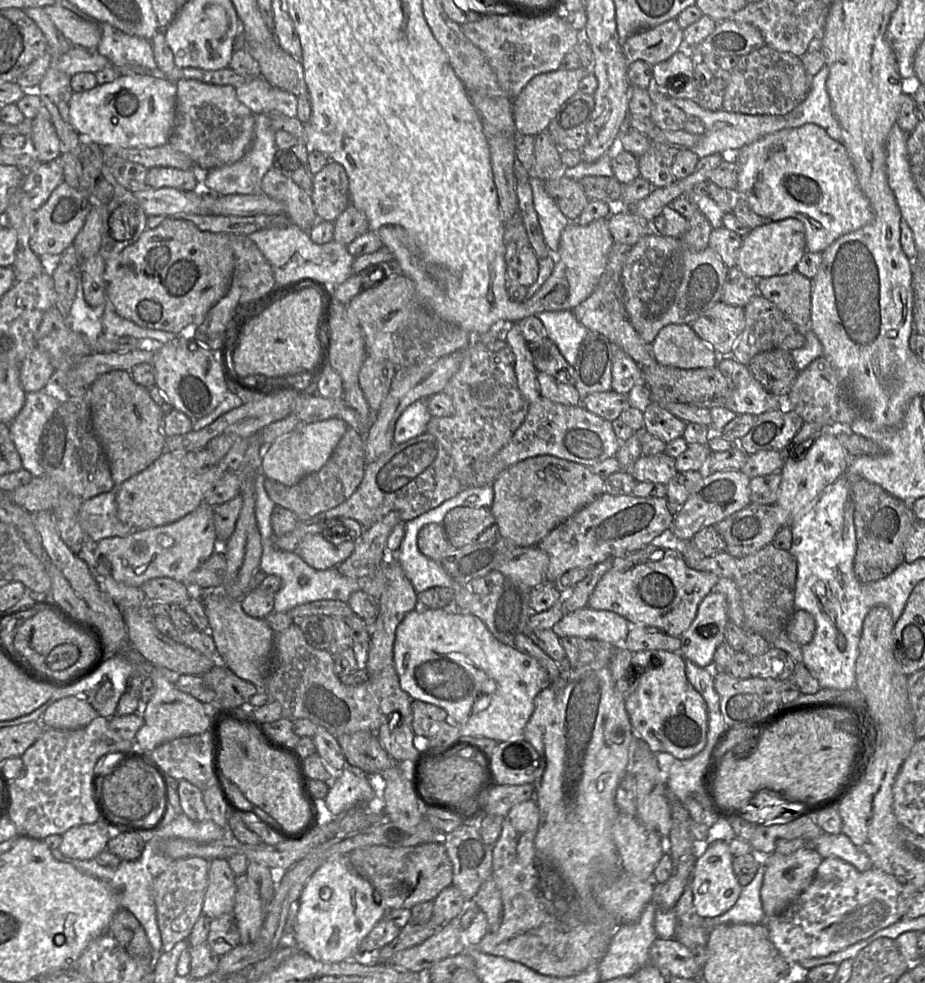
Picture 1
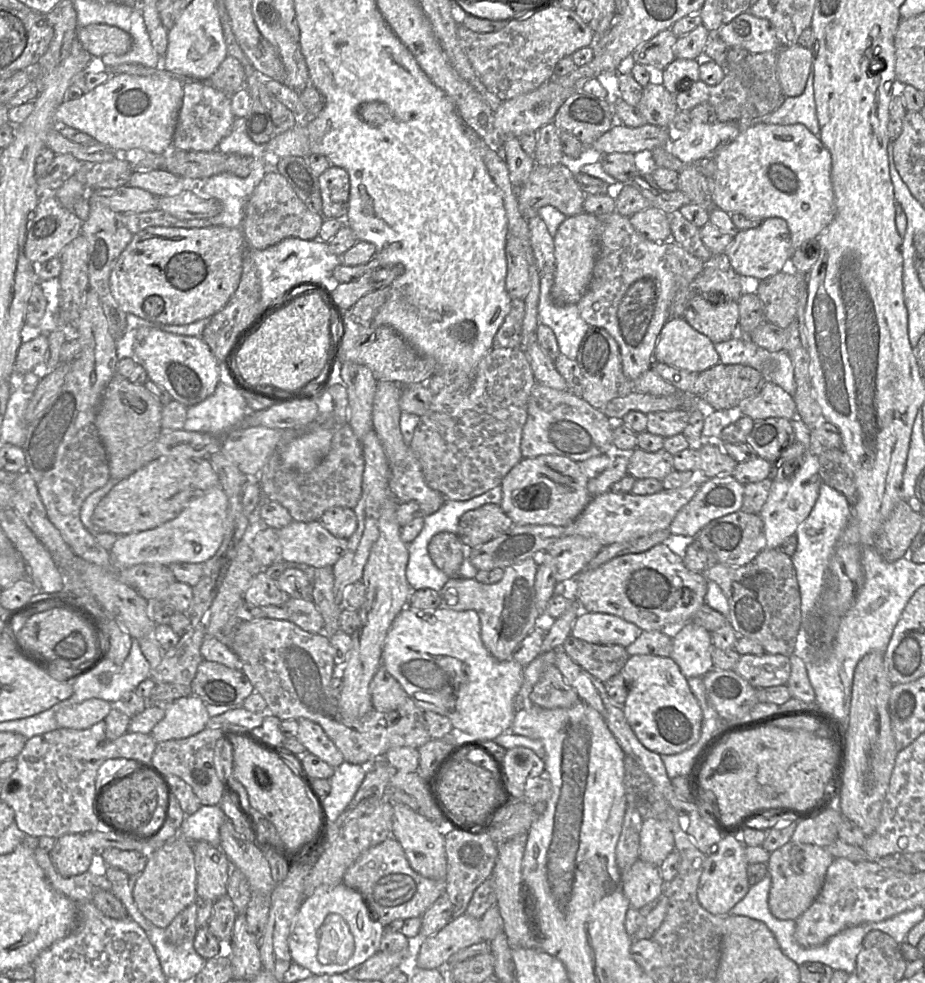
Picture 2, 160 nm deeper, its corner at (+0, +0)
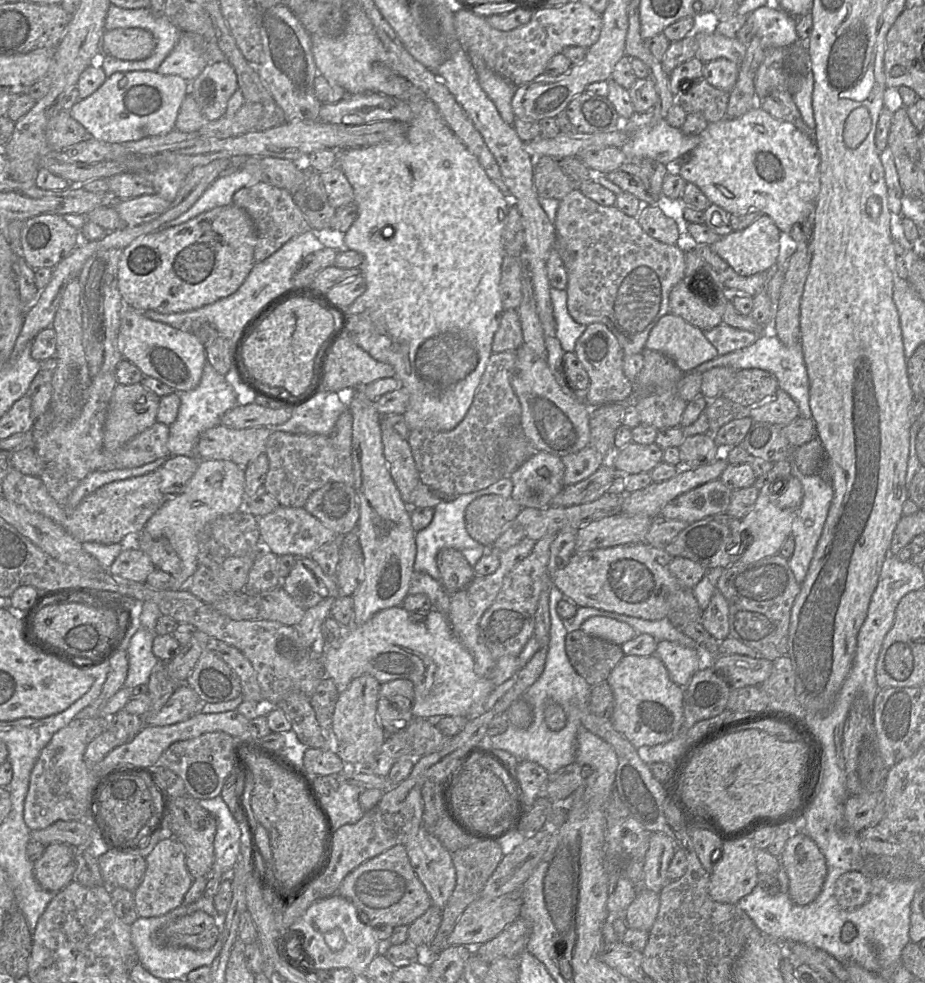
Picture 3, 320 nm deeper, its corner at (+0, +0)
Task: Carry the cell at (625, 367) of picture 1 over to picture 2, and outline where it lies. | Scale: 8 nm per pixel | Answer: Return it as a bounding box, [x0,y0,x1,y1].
[577,211,706,381]

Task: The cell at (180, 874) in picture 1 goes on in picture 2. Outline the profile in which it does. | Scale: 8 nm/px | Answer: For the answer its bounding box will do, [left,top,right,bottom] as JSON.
[133,834,196,929]

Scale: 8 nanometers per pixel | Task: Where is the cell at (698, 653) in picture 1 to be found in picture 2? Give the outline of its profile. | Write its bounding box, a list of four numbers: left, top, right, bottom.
[670,621,713,677]

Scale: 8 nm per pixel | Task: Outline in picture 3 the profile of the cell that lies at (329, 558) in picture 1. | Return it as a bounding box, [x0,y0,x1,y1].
[257,506,340,558]

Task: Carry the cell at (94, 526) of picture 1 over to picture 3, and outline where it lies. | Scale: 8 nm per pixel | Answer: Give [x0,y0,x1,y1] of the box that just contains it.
[63,458,167,517]

